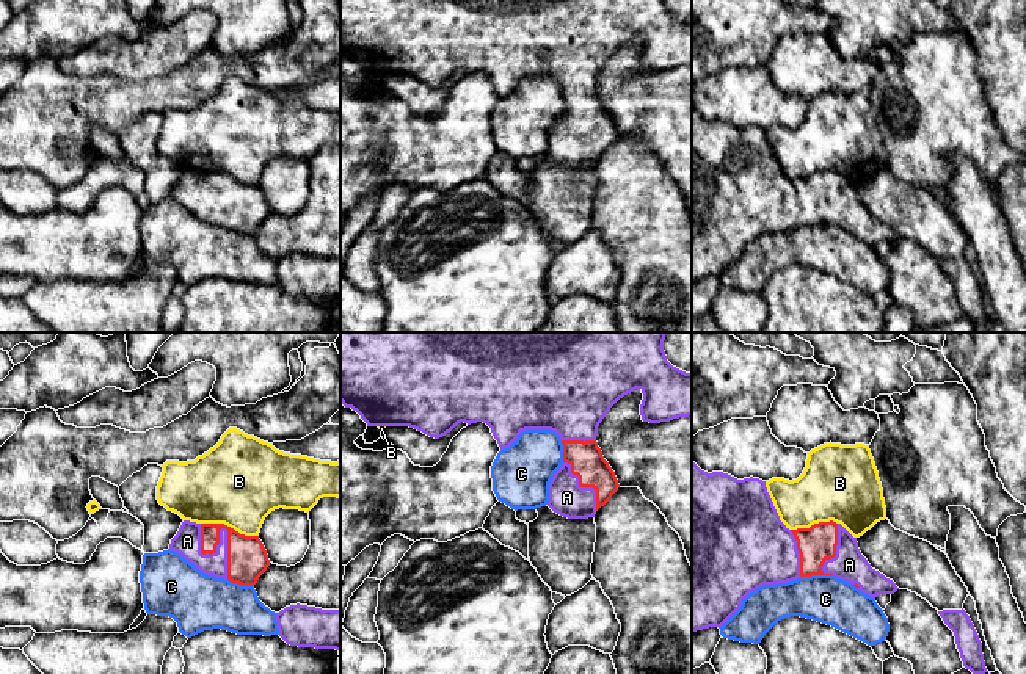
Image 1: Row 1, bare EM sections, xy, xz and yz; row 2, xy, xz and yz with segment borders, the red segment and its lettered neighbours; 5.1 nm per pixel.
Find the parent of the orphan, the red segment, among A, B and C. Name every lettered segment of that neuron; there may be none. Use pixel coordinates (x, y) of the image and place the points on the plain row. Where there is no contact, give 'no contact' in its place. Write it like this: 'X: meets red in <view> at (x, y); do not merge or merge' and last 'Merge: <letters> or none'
A: meets red in xy at (218, 182); merge
B: meets red in xy at (229, 176); do not merge
C: meets red in yz at (816, 223); do not merge
Merge: A

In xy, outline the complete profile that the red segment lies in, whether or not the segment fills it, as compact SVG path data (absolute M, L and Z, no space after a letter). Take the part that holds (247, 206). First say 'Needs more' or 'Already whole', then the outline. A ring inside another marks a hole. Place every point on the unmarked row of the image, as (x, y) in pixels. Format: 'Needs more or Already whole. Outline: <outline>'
Needs more. Outline: M184 169L169 197L196 218L242 235L254 235L270 215L259 185L245 185L224 172Z

